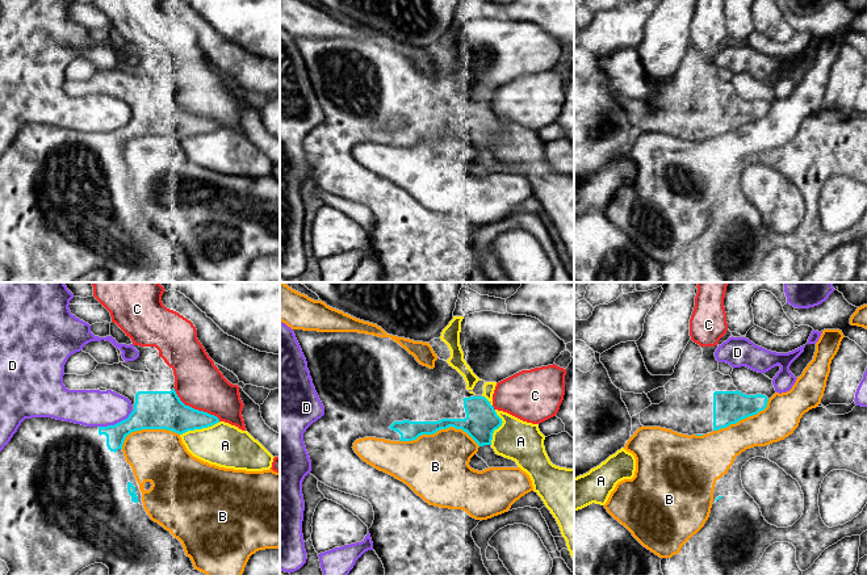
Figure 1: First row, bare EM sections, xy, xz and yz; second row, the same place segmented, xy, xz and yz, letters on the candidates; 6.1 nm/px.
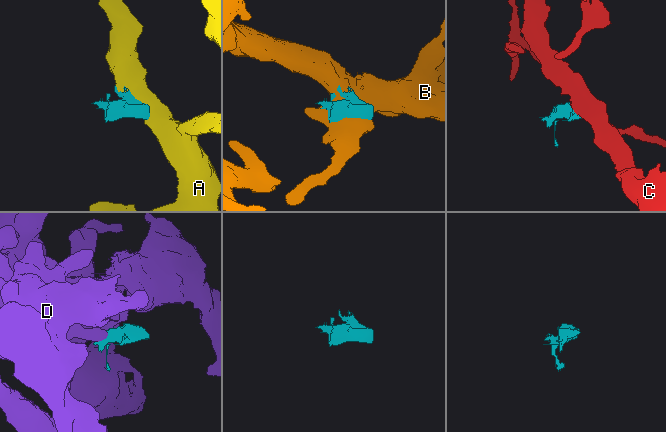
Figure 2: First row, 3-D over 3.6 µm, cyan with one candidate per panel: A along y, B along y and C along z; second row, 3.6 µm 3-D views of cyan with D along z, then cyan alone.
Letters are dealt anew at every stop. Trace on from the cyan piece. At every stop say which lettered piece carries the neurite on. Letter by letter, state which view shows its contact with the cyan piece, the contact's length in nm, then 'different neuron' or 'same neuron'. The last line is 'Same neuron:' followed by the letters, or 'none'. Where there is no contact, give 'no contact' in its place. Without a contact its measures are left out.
A: xy | 260 nm | different neuron
B: xz | 480 nm | different neuron
C: xy | 360 nm | different neuron
D: xy | 240 nm | different neuron
Same neuron: none

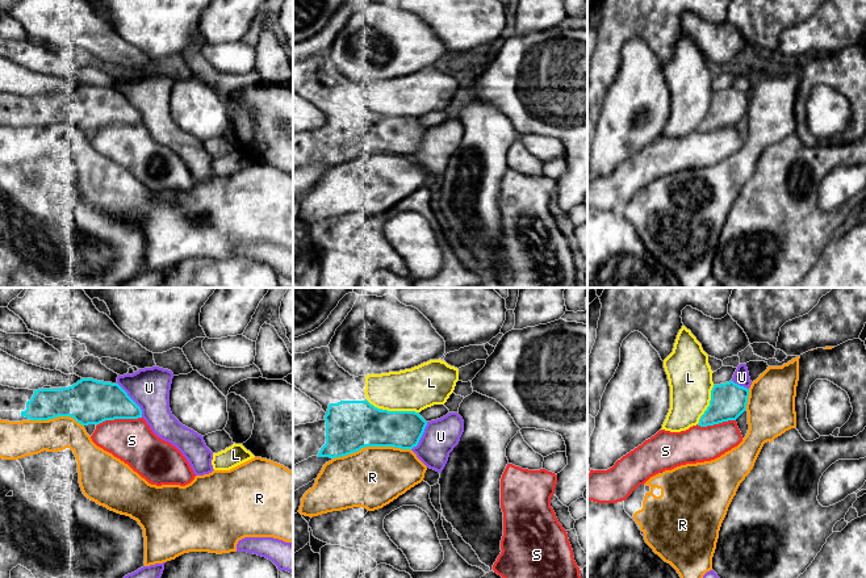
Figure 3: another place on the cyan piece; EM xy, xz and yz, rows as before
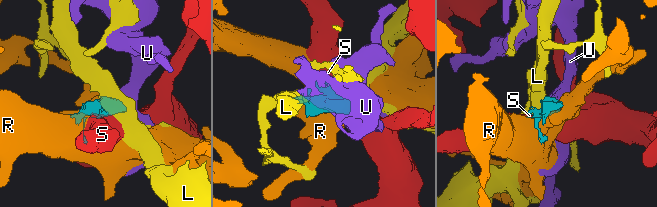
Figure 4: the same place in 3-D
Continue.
L: yz | 260 nm | different neuron
R: xz | 480 nm | different neuron
S: xy | 280 nm | different neuron
U: xy | 260 nm | same neuron
Same neuron: U

